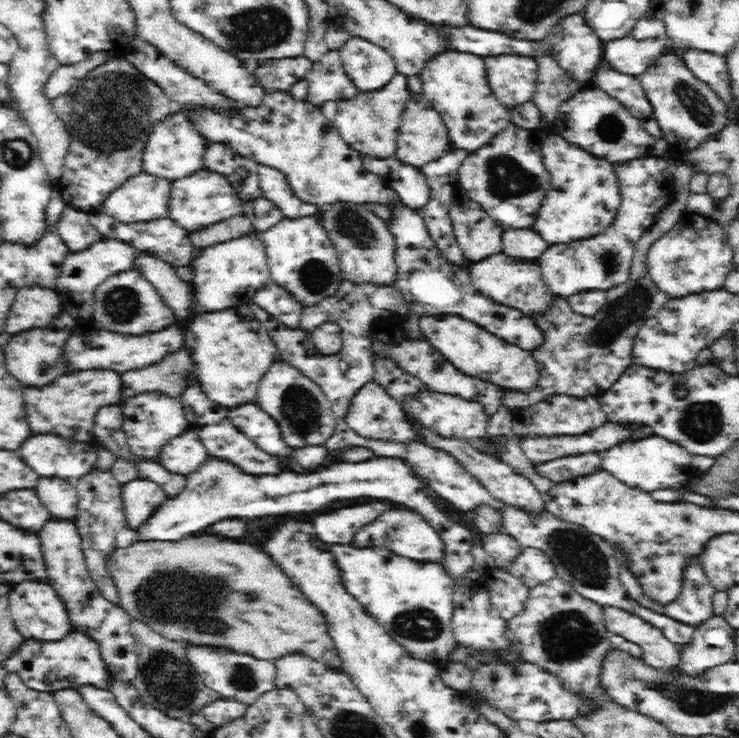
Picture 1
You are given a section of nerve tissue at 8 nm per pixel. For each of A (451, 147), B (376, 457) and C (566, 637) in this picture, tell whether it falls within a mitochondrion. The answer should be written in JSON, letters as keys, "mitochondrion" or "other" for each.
{"A":"other","B":"other","C":"mitochondrion"}

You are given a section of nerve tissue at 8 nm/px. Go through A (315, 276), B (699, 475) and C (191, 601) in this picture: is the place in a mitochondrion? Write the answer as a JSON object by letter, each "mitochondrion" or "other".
{"A":"mitochondrion","B":"other","C":"mitochondrion"}

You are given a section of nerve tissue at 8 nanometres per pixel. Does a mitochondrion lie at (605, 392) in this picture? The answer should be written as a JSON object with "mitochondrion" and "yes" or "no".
{"mitochondrion":"no"}

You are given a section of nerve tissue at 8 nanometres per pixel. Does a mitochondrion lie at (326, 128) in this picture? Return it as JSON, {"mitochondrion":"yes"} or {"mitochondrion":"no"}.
{"mitochondrion":"no"}

